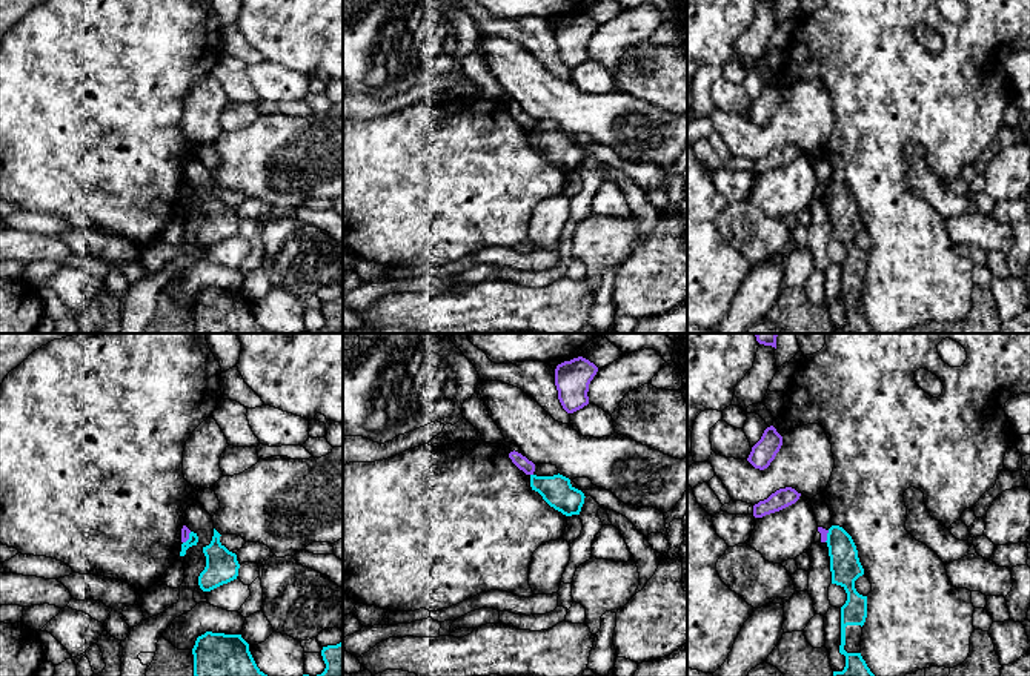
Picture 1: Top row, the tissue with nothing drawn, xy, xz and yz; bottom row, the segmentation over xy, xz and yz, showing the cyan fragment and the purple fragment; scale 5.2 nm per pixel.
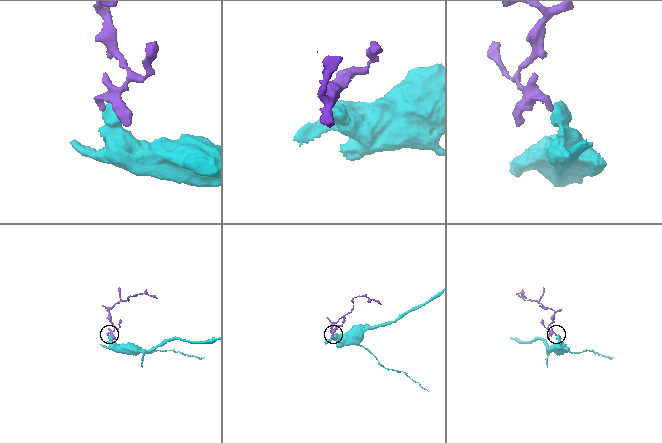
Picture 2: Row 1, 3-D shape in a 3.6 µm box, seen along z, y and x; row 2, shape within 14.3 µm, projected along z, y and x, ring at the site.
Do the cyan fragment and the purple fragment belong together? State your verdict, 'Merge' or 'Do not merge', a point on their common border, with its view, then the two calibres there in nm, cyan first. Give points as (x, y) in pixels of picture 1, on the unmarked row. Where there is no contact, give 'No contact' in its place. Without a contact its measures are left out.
Do not merge. Touches cyan at xy (189, 194). Thickness 50 nm (cyan) against 50 nm

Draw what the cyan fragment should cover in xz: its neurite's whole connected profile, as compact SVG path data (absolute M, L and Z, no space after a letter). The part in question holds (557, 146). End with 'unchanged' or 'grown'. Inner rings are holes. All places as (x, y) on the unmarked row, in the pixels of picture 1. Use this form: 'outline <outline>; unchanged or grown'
outline M560 129L553 132L530 131L530 143L538 147L550 163L563 171L580 171L586 152L570 140L569 134Z; unchanged

